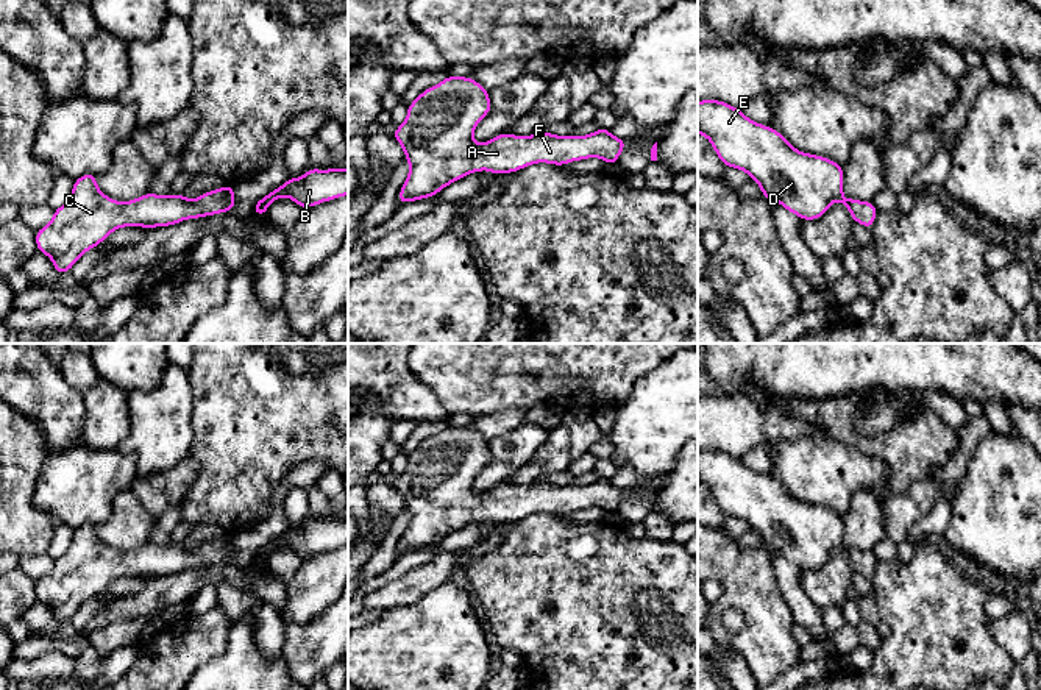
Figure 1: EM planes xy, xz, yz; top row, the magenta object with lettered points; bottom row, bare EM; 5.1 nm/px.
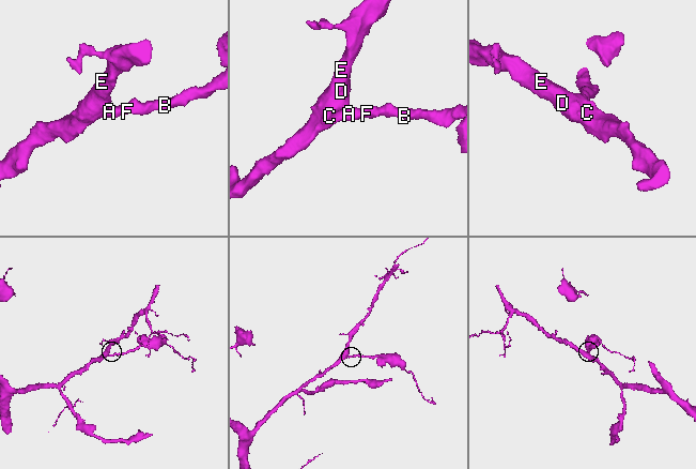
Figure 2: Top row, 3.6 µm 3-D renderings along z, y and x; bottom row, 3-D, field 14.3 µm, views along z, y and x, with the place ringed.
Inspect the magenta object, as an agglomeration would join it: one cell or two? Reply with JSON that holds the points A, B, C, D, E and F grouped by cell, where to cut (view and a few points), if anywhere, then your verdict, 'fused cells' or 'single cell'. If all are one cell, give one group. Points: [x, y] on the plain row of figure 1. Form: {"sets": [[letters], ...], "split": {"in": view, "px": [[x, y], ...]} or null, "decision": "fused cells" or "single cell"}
{"sets": [["A", "B", "C", "D", "E", "F"]], "split": null, "decision": "single cell"}

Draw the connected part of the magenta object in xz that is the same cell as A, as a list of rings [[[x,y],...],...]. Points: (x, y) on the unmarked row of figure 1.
[[[448,425],[407,454],[404,473],[390,482],[409,510],[409,526],[398,543],[398,554],[437,545],[479,520],[513,523],[537,512],[565,515],[588,507],[613,515],[627,492],[610,479],[598,478],[587,485],[546,481],[513,485],[506,481],[478,495],[473,481],[490,461],[489,440],[468,425]]]

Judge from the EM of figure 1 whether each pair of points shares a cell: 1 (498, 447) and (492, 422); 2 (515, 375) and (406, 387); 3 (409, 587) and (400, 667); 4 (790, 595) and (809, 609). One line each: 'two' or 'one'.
1: two
2: two
3: two
4: one

